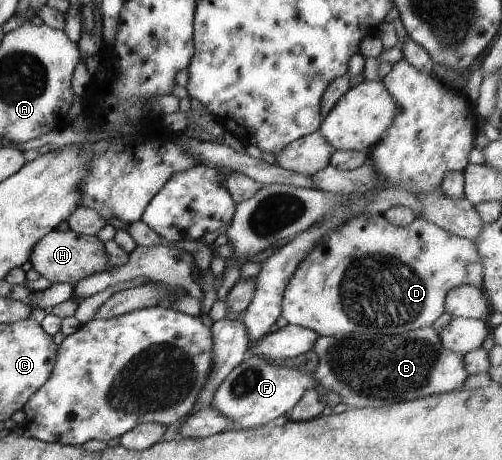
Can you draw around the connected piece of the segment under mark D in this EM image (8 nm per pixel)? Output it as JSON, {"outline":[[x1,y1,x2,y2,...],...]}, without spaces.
{"outline":[[362,213,355,217,350,217,343,225,328,231,323,237,319,238,318,242,312,247,312,250,302,257,302,260,296,265,295,271,284,287,279,315,286,320,287,324,301,326,315,332,319,336,330,336,333,334,397,335,422,327,430,327,432,322,442,312,445,312,445,296,451,288,460,285,470,285,481,290,482,279,482,263,478,258,472,239,450,234,422,217,416,217,406,226,399,227,389,223,383,214,371,215]]}

